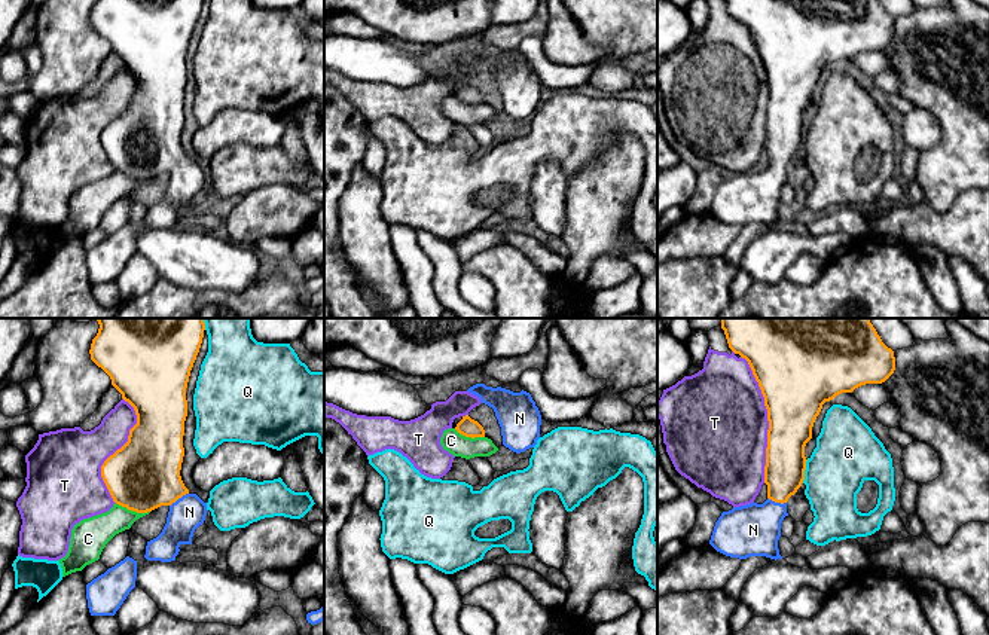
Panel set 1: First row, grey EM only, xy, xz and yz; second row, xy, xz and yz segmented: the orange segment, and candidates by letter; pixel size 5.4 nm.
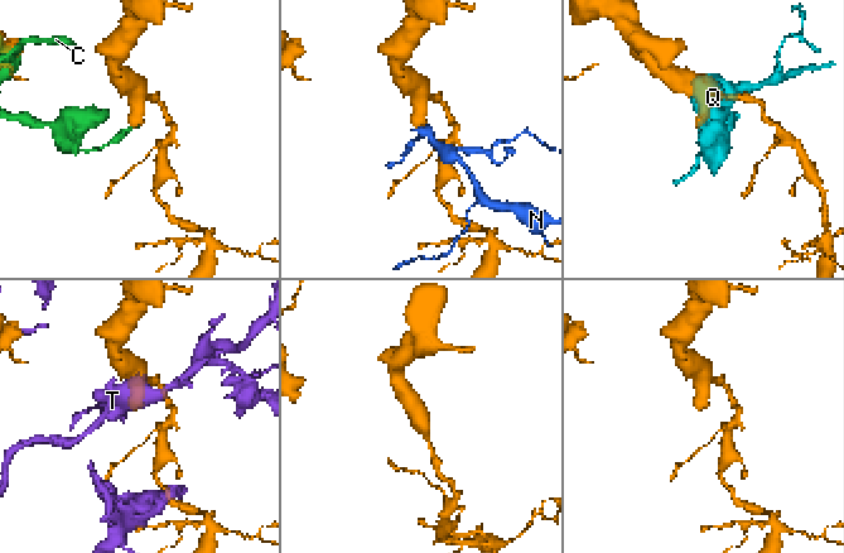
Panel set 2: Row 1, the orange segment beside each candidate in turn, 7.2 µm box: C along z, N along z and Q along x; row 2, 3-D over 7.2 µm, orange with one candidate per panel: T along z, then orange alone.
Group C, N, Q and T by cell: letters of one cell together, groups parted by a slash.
C / N / Q / T

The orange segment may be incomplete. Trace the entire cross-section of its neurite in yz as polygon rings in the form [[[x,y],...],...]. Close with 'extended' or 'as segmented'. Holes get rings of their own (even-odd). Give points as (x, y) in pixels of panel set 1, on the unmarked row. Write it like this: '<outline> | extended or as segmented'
[[[724,0],[729,15],[745,25],[764,64],[767,76],[767,115],[764,150],[767,167],[723,178],[709,211],[720,220],[747,226],[766,223],[782,226],[778,216],[787,168],[805,147],[805,113],[822,71],[842,59],[866,51],[882,51],[895,37],[894,18],[877,0]]] | extended

